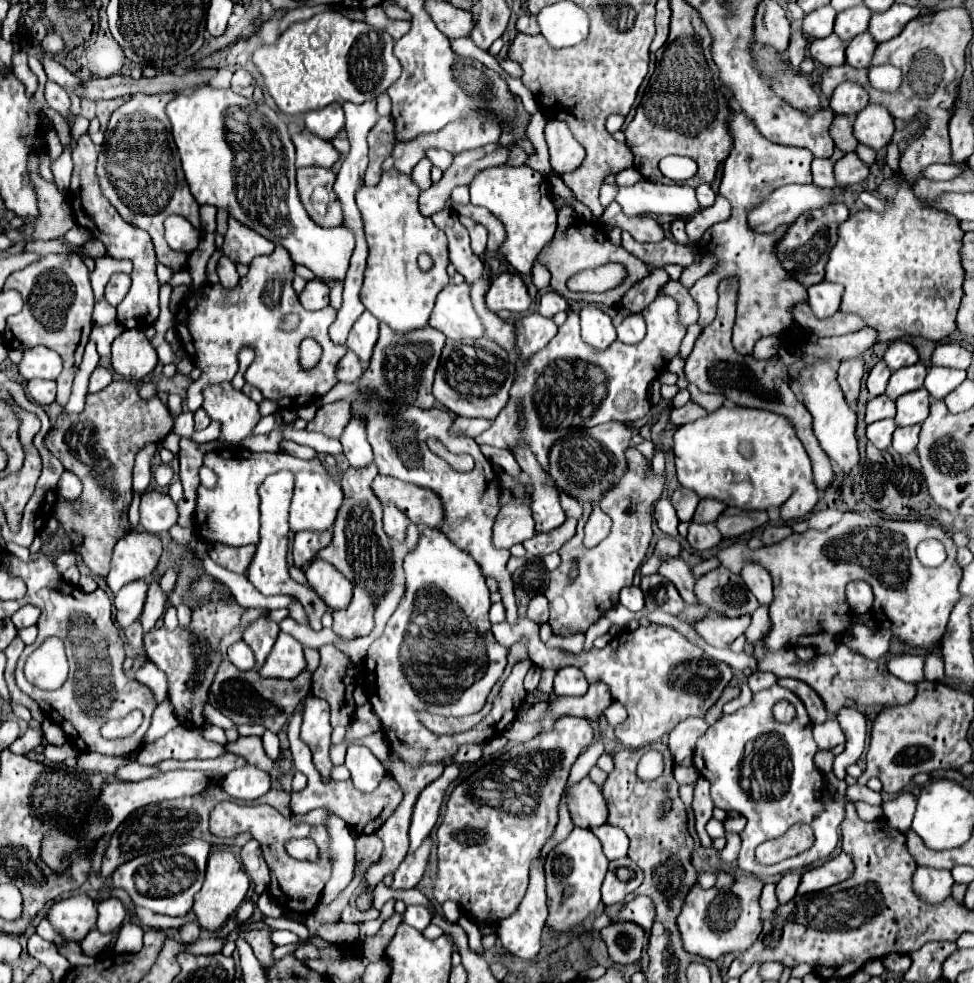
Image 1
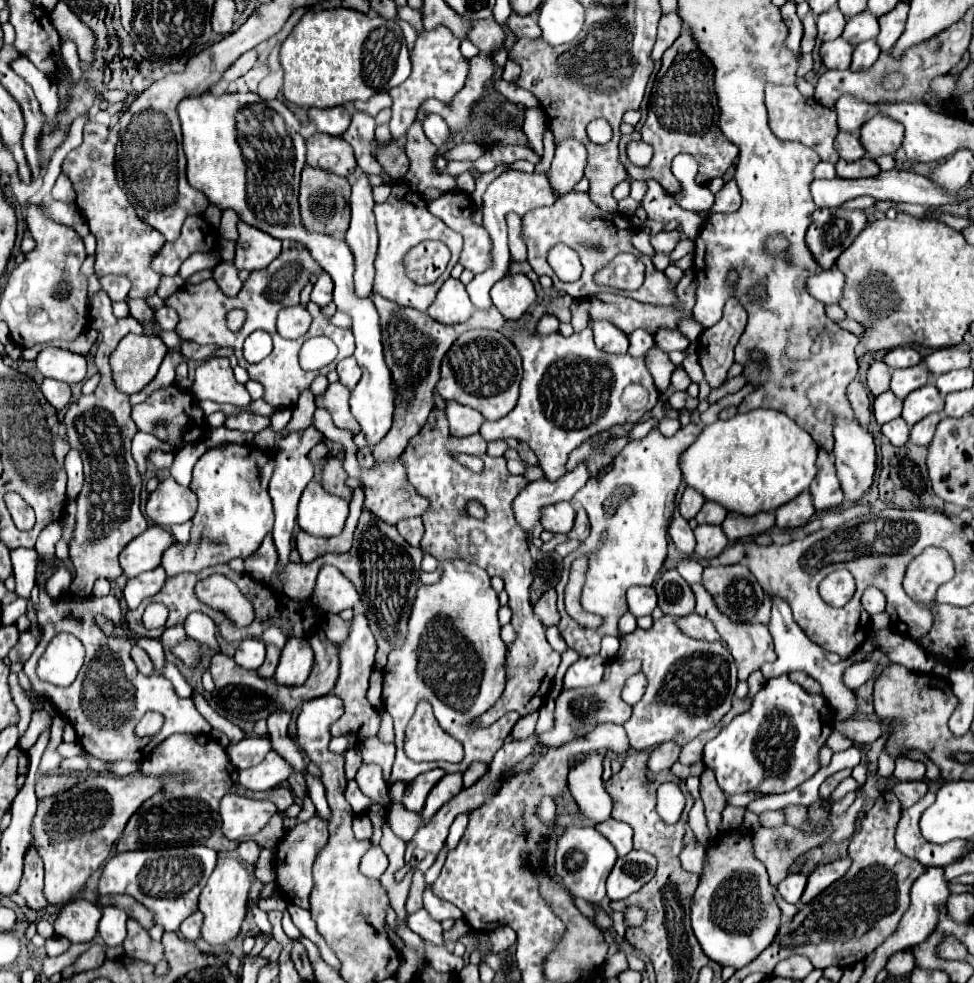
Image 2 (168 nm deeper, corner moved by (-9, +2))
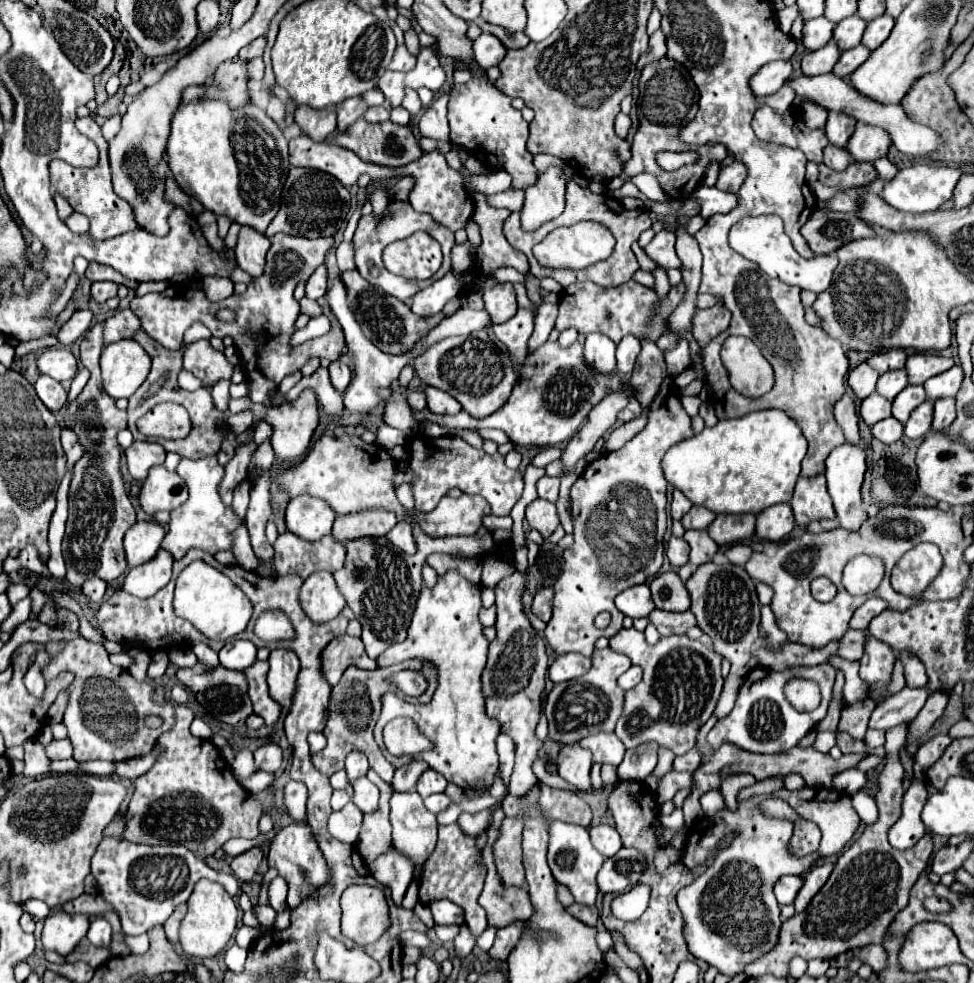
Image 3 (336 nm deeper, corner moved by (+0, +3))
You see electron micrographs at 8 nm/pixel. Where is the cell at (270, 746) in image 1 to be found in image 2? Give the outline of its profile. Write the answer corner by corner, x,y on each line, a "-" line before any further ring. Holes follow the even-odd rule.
247,736
241,742
237,742
235,746
231,746
227,750
231,762
243,770
261,763
267,752
271,750
271,740
267,736
255,737

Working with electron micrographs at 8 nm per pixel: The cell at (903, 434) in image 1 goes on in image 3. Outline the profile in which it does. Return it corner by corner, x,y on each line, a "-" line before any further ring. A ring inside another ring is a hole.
926,399
926,403
922,403
922,407
914,409
914,415
910,415
910,419
904,425
904,435
910,439
920,439
924,435
930,433
930,423
932,423
932,399

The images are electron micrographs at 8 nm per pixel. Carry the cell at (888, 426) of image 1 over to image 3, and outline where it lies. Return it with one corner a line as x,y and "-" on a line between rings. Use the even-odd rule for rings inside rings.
888,417
888,419
882,419
880,423
876,423
872,427
872,435
876,439
880,439
882,443
890,445
890,443
896,443
900,437
902,437
902,431
904,431
904,425
898,423
894,417

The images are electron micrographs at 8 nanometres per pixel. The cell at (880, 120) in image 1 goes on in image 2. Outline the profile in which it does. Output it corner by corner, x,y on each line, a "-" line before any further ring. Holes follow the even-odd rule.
877,114
871,120
867,120
867,124
863,124
859,138
871,158
895,154
903,140
903,124
883,114

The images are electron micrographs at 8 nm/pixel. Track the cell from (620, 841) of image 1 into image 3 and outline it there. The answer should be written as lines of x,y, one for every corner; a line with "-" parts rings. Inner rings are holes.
596,825
590,827
590,837
592,837
592,845
604,855
604,857
612,857
616,855
618,849
622,849
620,843
620,835
614,827
610,825

